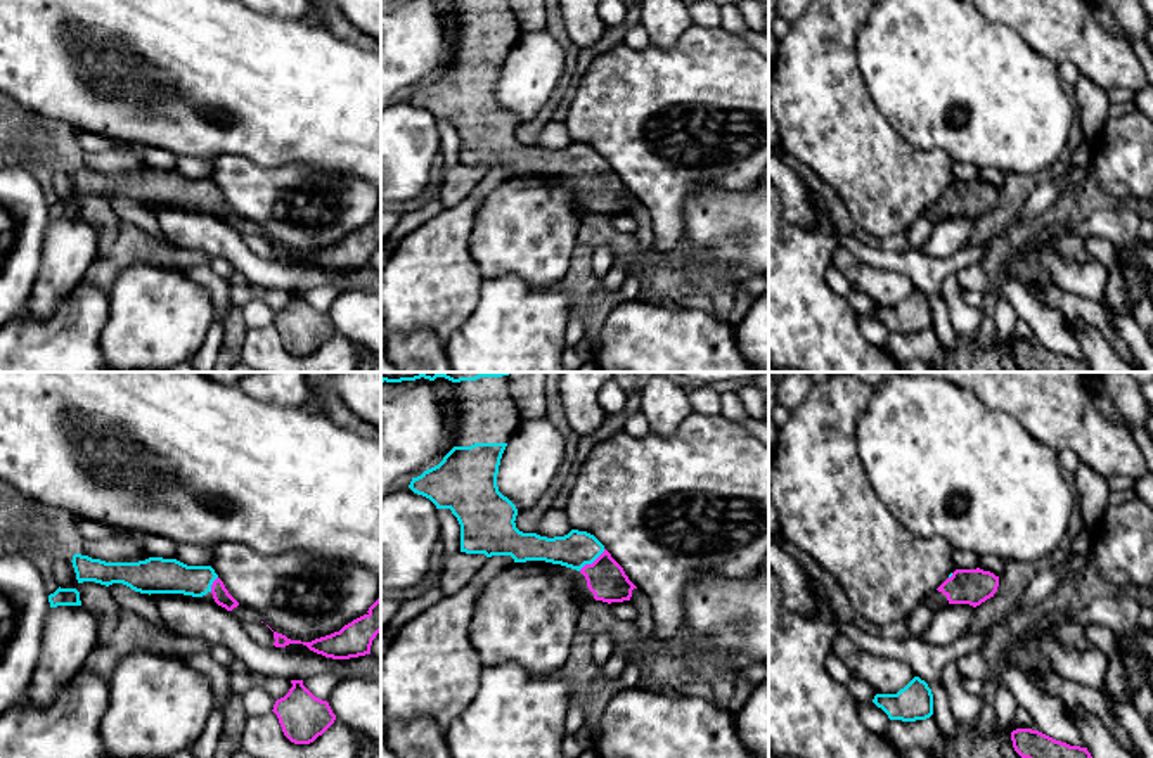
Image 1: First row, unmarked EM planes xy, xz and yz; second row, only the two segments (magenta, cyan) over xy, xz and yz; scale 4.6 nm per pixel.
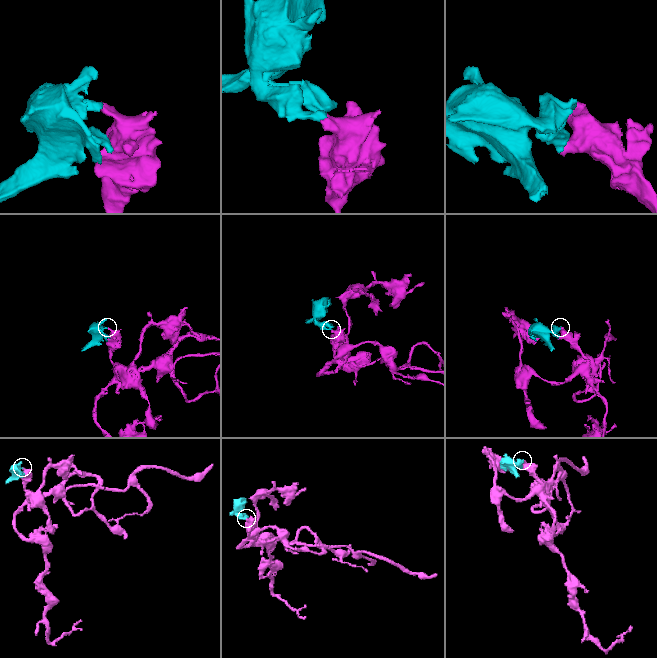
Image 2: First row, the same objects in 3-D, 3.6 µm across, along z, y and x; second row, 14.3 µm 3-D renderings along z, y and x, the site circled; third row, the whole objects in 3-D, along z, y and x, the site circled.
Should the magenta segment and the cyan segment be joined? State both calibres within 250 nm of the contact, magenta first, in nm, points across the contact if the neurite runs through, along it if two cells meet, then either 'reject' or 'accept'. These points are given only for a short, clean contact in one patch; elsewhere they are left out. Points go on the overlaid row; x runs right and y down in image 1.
calibres 180 and 160 nm; way xz (606, 580), (592, 563), (575, 549); accept

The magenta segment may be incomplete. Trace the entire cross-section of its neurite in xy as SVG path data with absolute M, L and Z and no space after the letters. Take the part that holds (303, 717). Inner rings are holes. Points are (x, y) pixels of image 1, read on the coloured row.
M291 680L289 692L277 699L274 713L284 736L294 744L310 744L322 736L336 720L327 701L315 697L303 680Z

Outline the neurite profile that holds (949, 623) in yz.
M947 604L933 613L923 639L938 647L947 647L957 642L969 632L969 625L975 618L975 609L969 604Z

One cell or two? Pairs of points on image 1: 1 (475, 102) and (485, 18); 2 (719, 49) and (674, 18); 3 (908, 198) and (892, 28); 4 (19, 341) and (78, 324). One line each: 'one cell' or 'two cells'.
1: one cell
2: two cells
3: two cells
4: one cell

